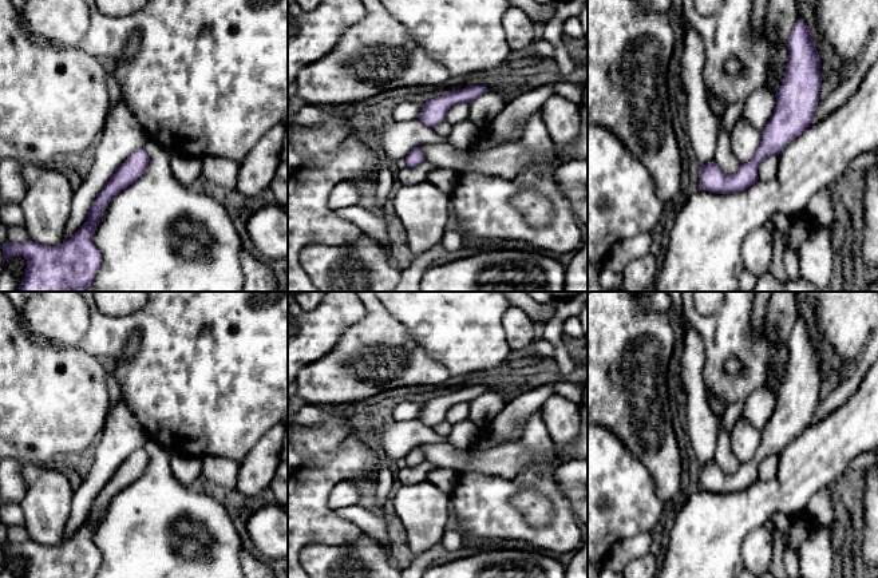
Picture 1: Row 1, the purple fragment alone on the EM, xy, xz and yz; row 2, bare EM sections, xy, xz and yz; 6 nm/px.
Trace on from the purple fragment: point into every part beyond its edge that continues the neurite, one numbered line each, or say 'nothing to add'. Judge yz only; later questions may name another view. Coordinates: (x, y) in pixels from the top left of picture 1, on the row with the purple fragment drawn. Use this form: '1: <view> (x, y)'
nothing to add

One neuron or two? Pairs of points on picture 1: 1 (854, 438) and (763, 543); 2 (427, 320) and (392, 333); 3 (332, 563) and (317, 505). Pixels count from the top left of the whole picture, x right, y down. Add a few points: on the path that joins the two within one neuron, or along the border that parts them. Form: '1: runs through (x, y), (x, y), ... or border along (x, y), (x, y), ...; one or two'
1: border along (763, 525), (747, 534), (742, 549); two
2: border along (384, 307), (408, 331), (426, 353); two
3: border along (359, 537), (347, 543), (308, 543), (301, 550); two

